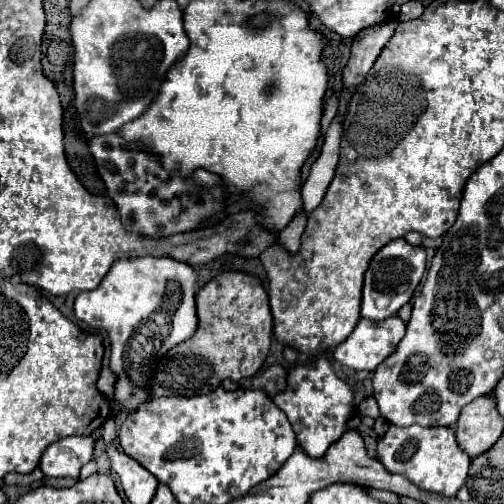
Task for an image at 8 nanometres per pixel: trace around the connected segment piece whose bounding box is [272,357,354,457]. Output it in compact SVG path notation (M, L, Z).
M320 357L312 365L294 367L288 373L288 389L272 397L272 401L288 415L288 421L294 427L298 443L304 451L318 457L324 455L326 447L346 431L346 421L352 417L354 395L350 387L336 377L332 365Z

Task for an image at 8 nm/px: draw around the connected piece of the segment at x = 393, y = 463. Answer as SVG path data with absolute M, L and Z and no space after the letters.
M390 425L388 431L376 441L376 459L390 473L404 475L418 489L444 497L456 497L458 489L464 485L468 477L468 467L470 467L470 457L460 451L454 431L444 427L422 429L422 427Z

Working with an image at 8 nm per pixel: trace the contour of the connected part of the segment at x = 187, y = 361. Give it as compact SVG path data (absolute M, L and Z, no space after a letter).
M224 271L206 283L196 295L200 329L180 347L168 353L164 367L152 379L152 397L192 397L214 391L220 381L240 381L256 375L268 357L272 337L272 315L268 293L260 279L242 271Z

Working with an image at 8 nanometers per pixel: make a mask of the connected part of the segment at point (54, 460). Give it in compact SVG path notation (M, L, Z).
M76 437L62 439L60 443L52 443L48 451L44 451L40 459L40 471L46 477L78 477L80 469L92 459L94 439L92 437Z

